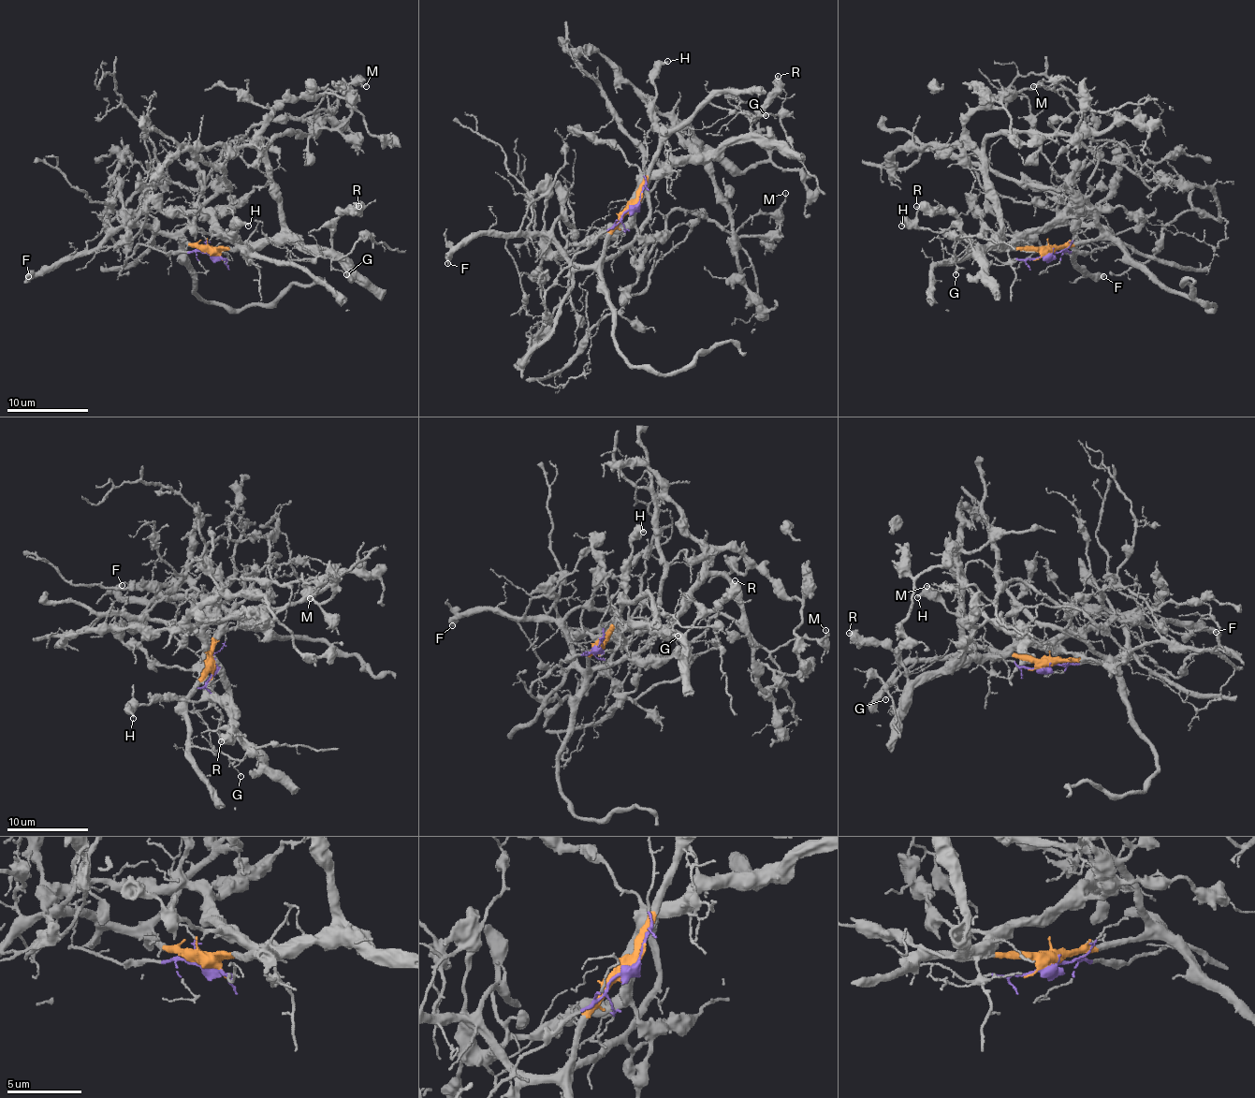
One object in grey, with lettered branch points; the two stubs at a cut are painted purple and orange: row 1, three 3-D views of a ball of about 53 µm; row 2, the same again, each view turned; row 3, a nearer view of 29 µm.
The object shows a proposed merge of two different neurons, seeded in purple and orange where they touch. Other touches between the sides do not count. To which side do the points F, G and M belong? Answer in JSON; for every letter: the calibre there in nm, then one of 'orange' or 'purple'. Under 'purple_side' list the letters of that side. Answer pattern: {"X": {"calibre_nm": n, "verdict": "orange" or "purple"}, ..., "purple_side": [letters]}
{"F": {"calibre_nm": 460, "verdict": "orange"}, "G": {"calibre_nm": 100, "verdict": "orange"}, "M": {"calibre_nm": 130, "verdict": "orange"}, "purple_side": []}

